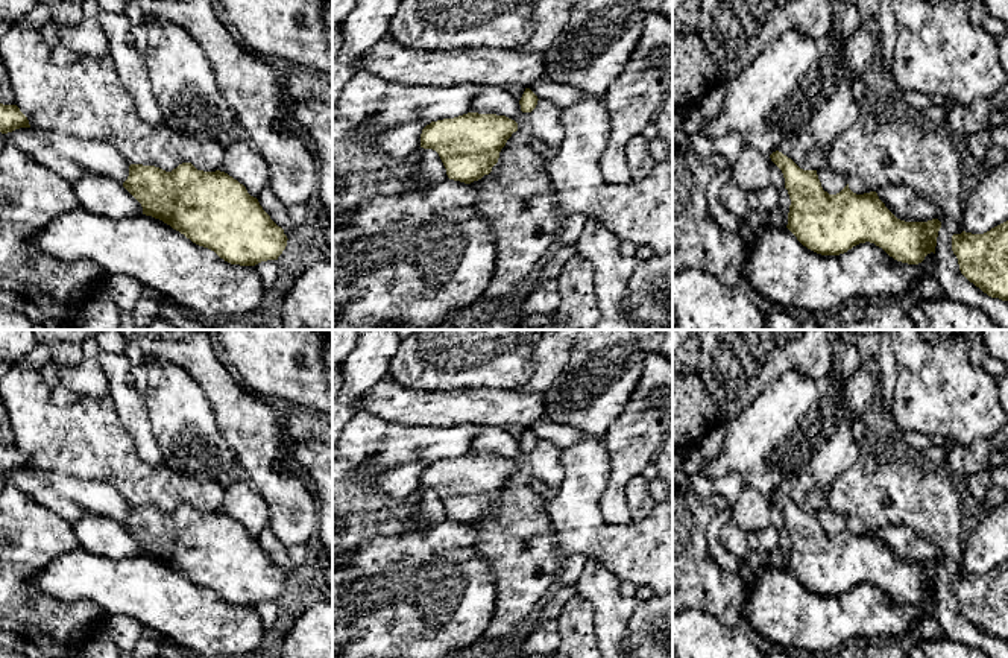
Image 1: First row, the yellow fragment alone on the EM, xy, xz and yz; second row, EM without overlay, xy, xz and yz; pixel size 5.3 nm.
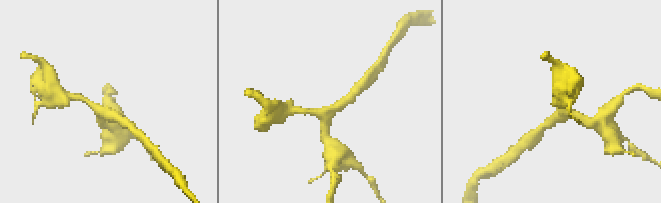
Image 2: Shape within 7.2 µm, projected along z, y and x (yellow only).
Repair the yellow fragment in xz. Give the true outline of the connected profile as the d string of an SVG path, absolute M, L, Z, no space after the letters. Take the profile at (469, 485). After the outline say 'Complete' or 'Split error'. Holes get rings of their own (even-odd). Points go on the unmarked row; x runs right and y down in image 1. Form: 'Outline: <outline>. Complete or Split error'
Outline: M468 453L427 465L421 474L421 488L439 494L449 520L471 524L492 512L501 489L516 471L518 463L506 456Z. Complete

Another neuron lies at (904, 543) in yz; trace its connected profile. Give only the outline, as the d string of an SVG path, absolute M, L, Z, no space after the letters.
M887 524L876 530L876 533L885 547L900 561L928 562L940 559L940 549L906 526Z

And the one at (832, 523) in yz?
M821 509L817 512L817 515L823 530L827 532L829 535L839 533L849 524L844 515L829 509Z

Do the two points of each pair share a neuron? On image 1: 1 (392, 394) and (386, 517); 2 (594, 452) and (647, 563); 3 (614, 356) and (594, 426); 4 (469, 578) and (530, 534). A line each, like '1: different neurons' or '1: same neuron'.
1: different neurons
2: same neuron
3: same neuron
4: different neurons

